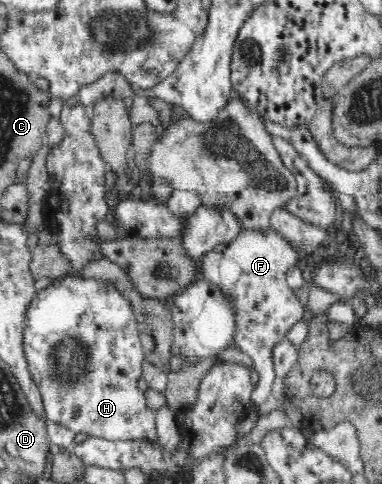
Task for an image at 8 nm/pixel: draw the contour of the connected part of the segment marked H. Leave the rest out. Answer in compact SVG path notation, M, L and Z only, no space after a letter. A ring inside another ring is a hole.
M65 275L53 280L50 286L37 292L26 312L26 324L23 334L24 354L28 368L43 402L43 414L47 421L58 422L66 426L74 434L84 433L90 437L100 437L106 440L140 440L153 441L157 439L155 412L148 408L144 392L138 387L138 378L142 374L144 360L143 346L137 331L139 314L130 301L116 291L111 285L82 276ZM64 342L76 342L84 348L84 368L74 378L72 374L62 374L58 354Z

